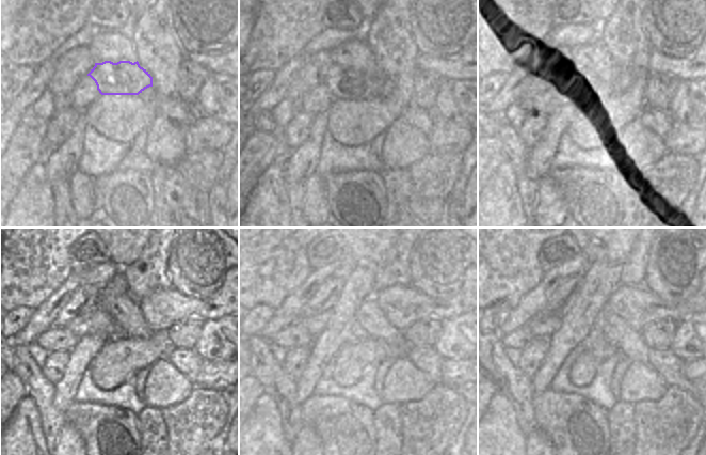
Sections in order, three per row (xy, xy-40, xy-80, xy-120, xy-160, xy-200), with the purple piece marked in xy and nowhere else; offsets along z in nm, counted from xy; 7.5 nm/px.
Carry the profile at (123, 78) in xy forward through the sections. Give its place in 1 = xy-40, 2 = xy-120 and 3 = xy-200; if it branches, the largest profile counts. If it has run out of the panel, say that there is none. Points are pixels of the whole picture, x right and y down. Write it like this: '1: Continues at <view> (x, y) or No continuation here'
1: Continues at xy-40 (343, 82)
2: Continues at xy-120 (97, 320)
3: Continues at xy-200 (543, 326).

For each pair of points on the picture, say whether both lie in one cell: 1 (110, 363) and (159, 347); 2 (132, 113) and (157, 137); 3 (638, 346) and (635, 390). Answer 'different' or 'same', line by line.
1: same
2: different
3: different

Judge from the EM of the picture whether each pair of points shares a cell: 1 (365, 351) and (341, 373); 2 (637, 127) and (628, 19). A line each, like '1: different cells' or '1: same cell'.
1: same cell
2: different cells

